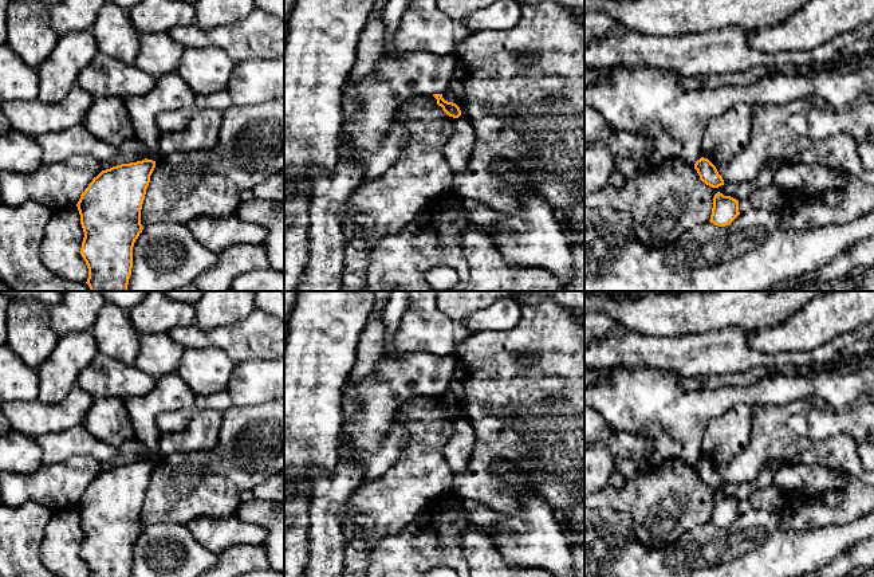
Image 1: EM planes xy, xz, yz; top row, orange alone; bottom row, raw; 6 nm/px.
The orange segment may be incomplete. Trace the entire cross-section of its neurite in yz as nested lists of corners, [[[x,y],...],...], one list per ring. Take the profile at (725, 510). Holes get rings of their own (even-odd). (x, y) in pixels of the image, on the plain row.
[[[720,492],[714,495],[709,521],[710,523],[719,527],[725,527],[731,525],[739,515],[739,501],[731,496],[724,496]]]

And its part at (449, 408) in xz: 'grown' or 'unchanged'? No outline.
unchanged

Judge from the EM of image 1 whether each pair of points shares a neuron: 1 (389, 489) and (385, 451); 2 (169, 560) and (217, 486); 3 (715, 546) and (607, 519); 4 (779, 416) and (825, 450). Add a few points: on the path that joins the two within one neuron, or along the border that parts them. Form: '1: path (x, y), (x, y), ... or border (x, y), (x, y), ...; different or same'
1: border (405, 443), (392, 464), (374, 479), (363, 482); different
2: path (169, 540), (169, 528), (197, 499); same
3: path (688, 545), (678, 536), (640, 536), (634, 530); same
4: path (782, 431), (800, 450), (810, 450); same

